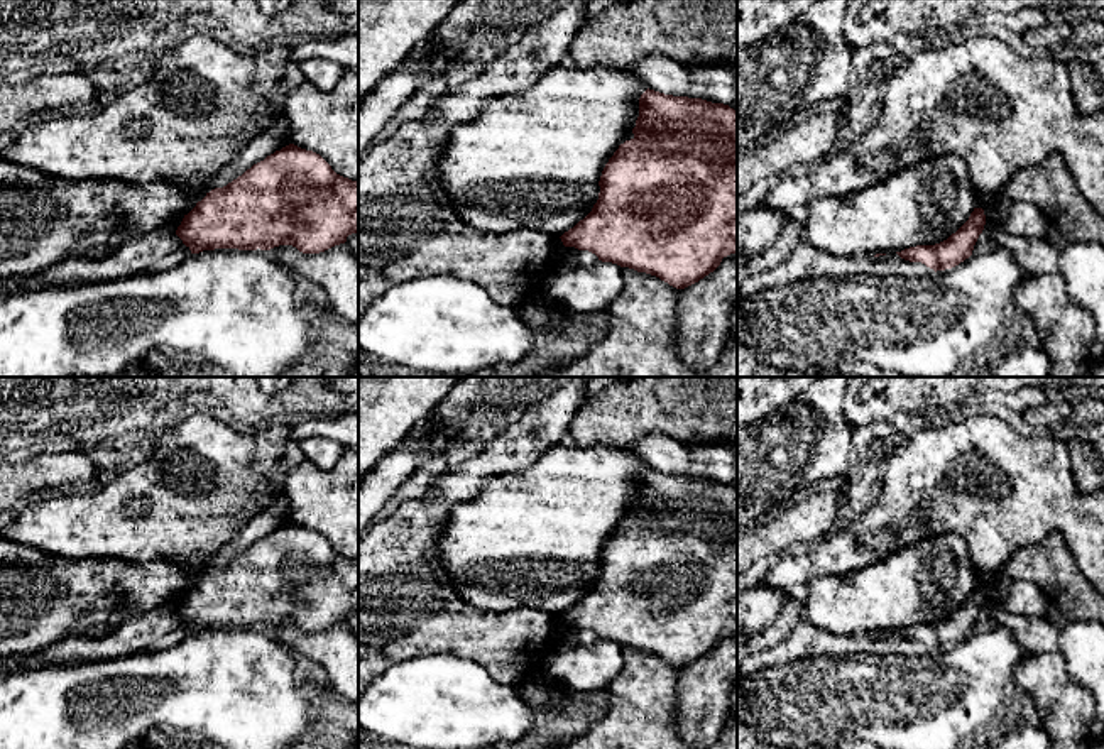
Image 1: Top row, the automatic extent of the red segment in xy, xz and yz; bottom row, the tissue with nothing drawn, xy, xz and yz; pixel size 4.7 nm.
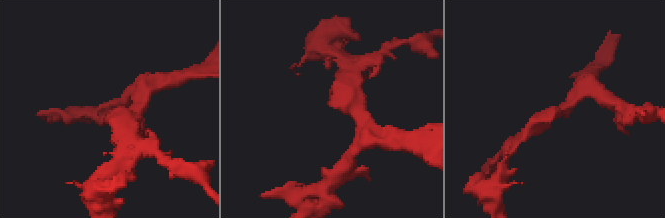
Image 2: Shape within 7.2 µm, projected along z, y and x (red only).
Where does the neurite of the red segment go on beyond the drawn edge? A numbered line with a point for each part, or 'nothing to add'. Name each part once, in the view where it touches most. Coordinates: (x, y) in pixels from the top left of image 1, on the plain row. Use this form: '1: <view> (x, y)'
nothing to add

